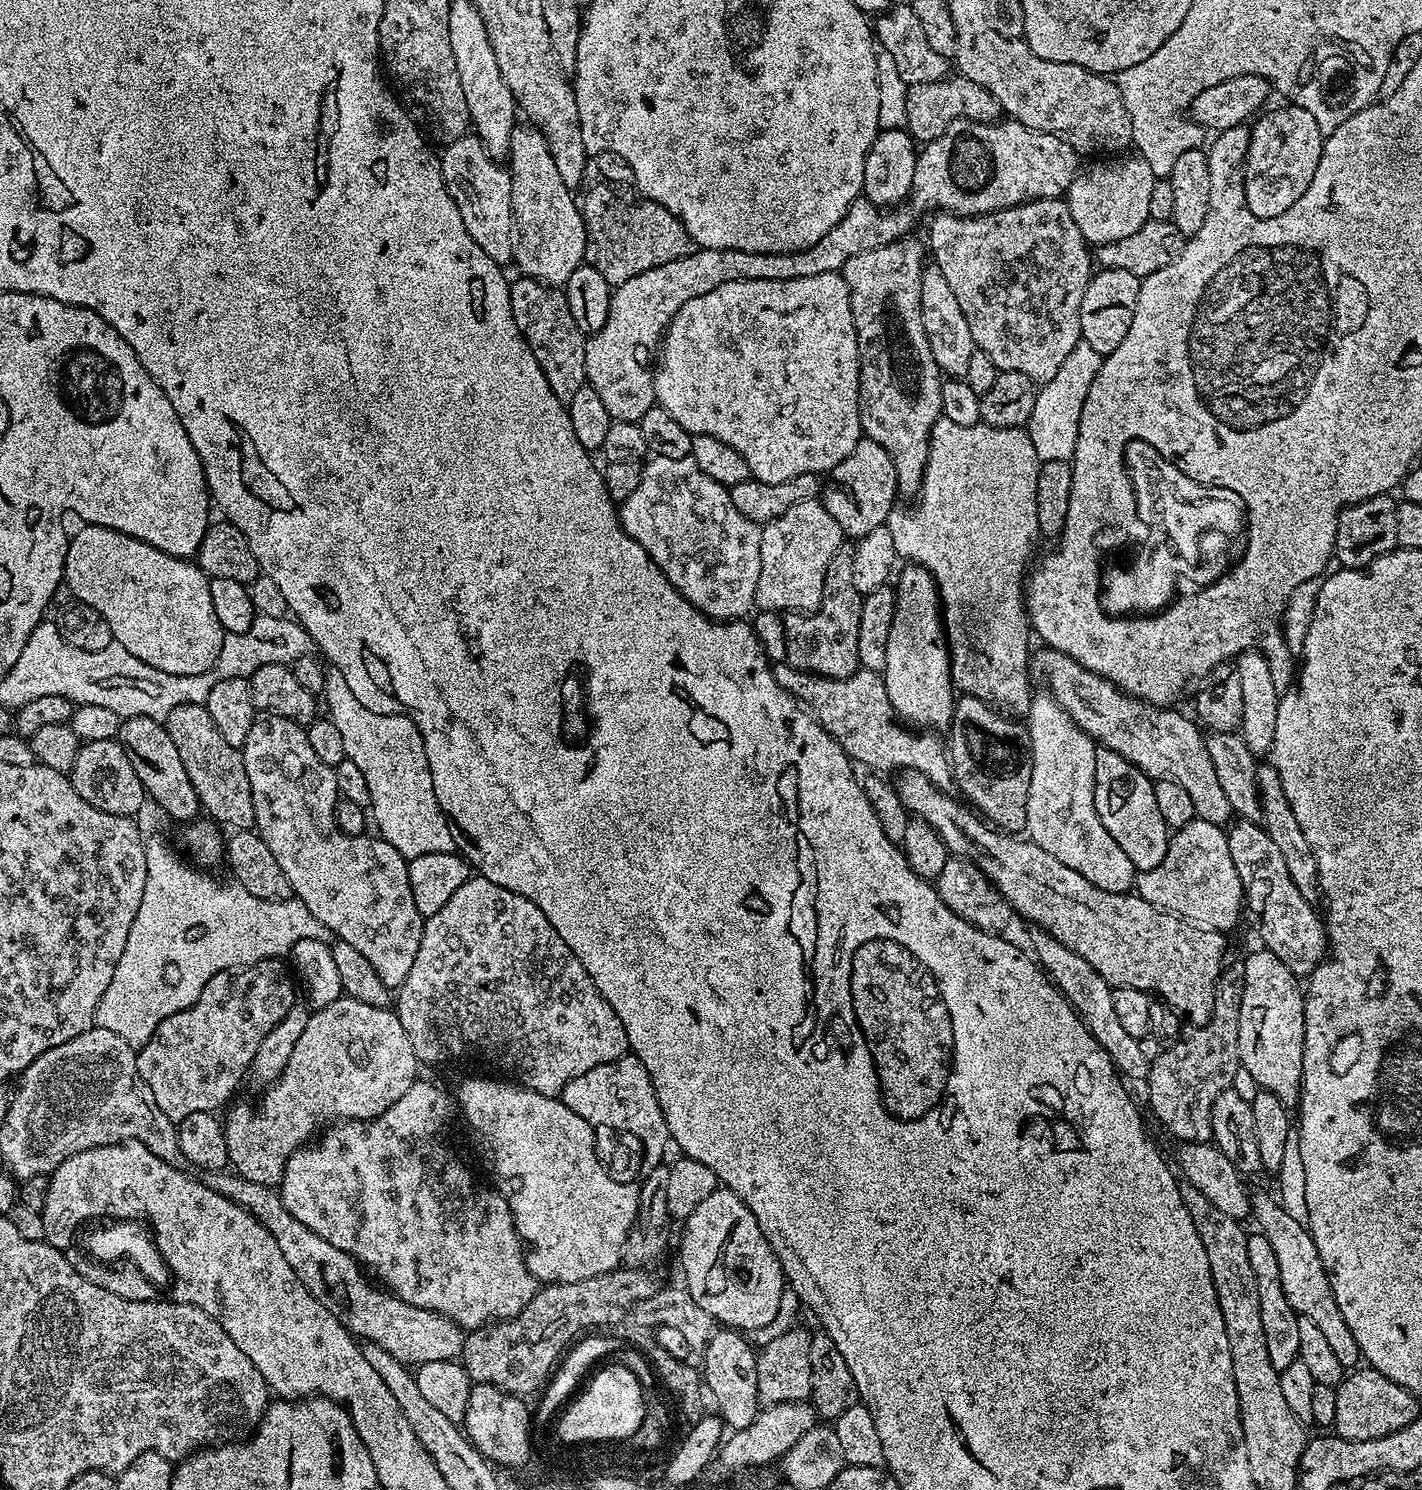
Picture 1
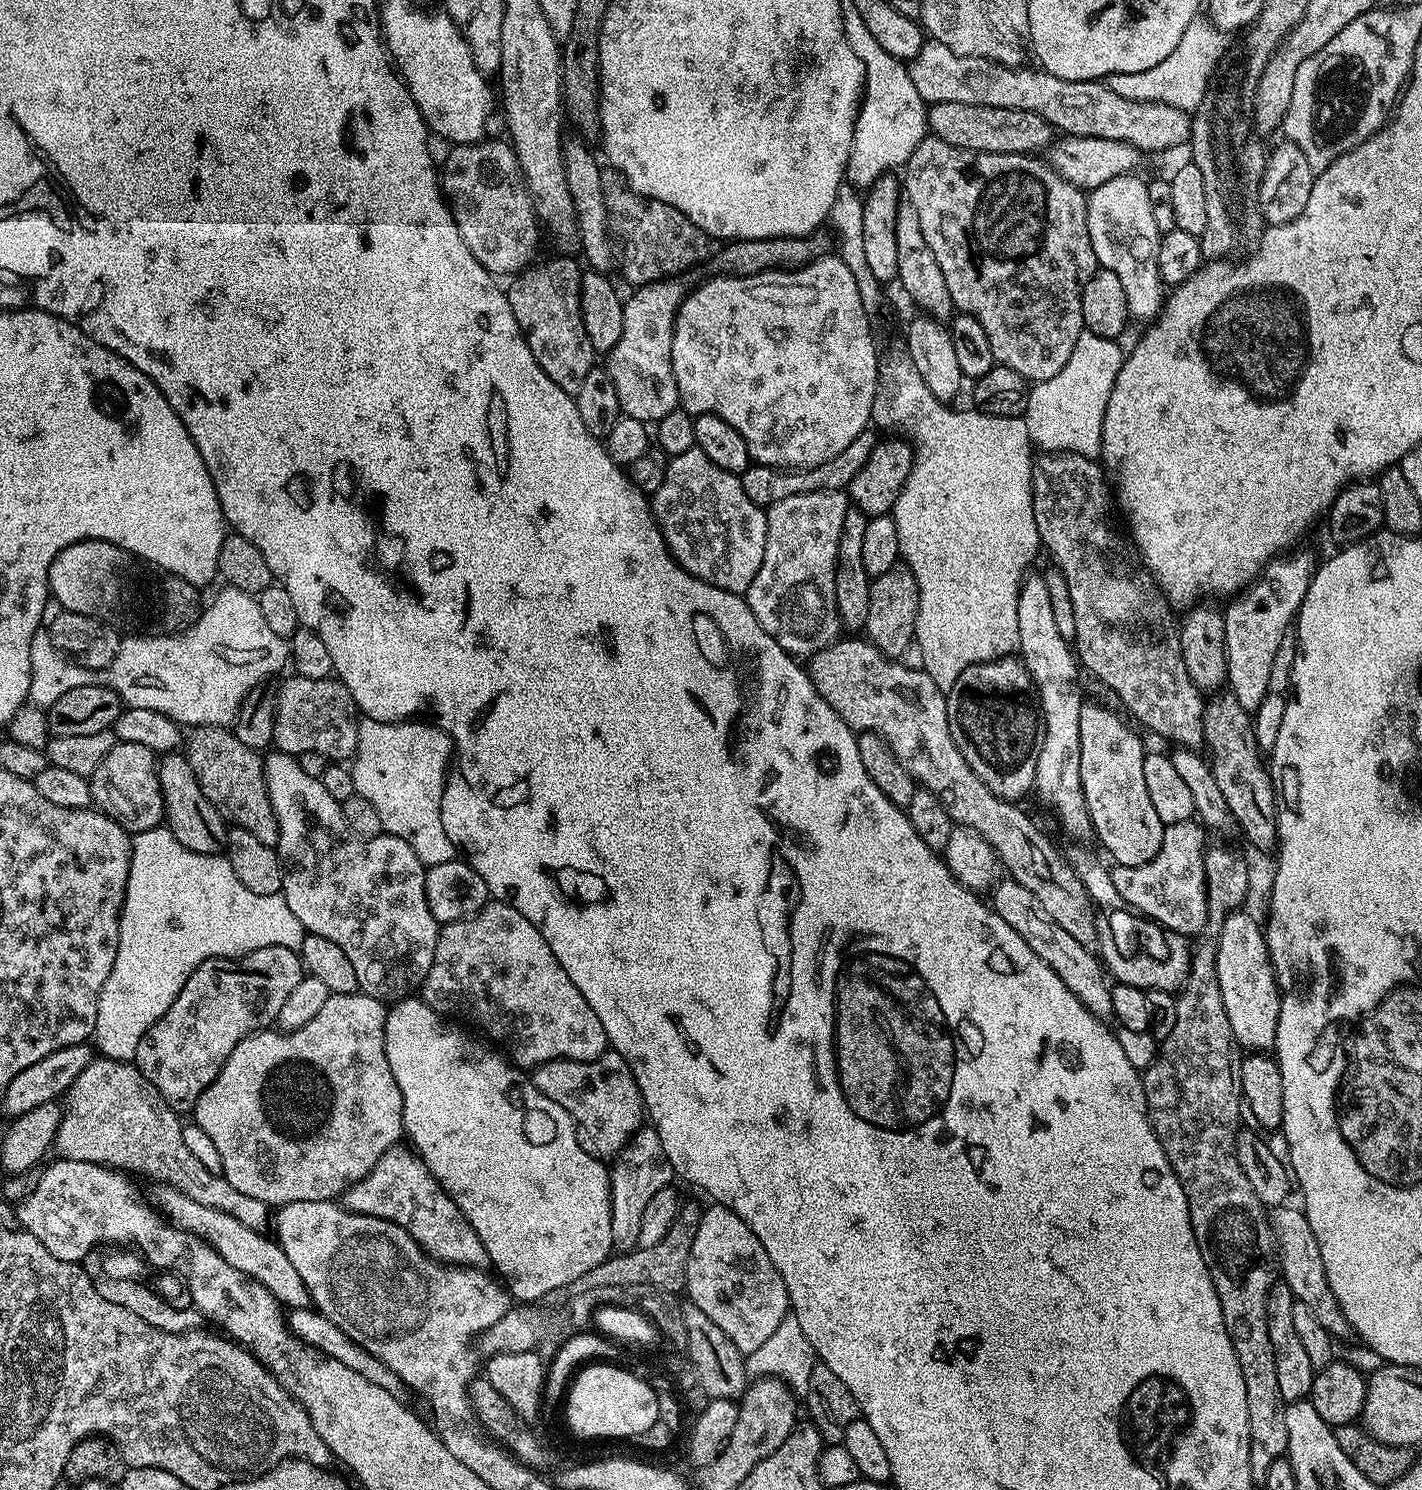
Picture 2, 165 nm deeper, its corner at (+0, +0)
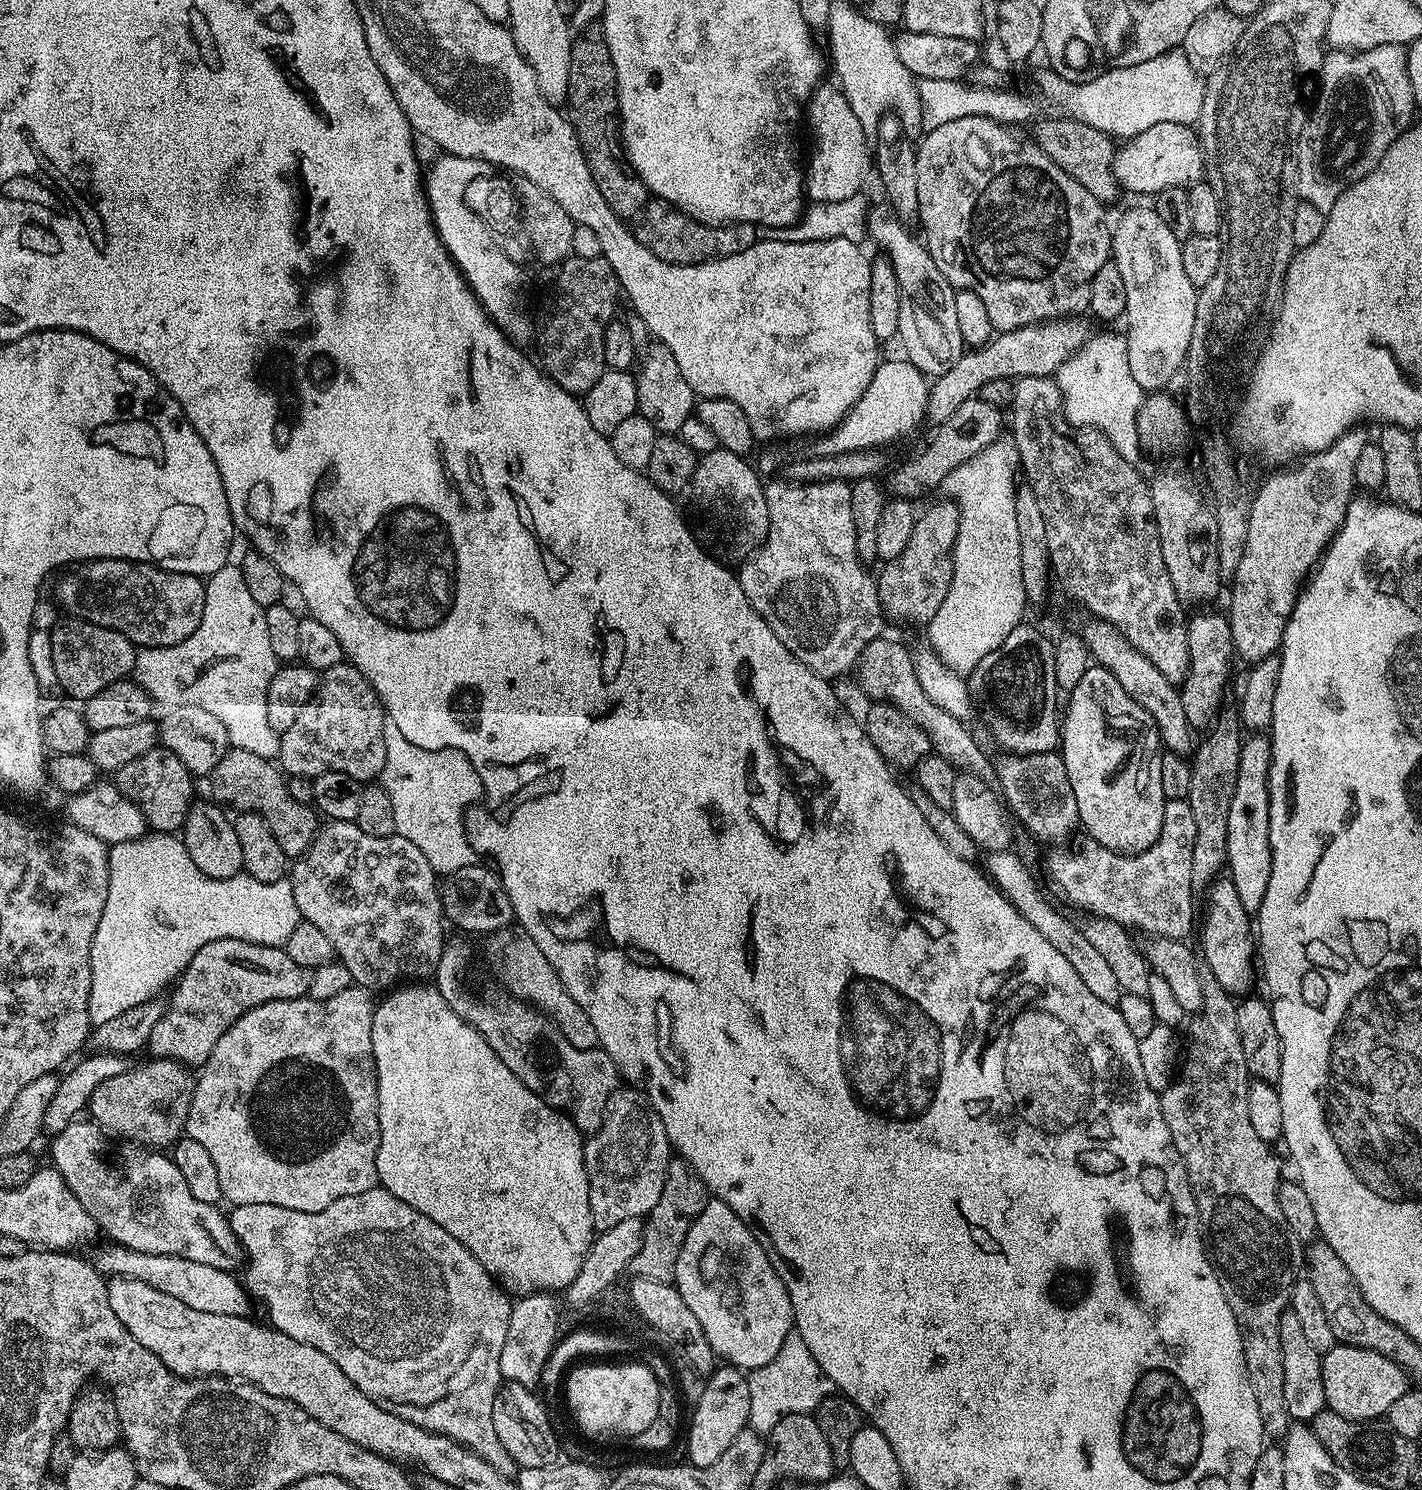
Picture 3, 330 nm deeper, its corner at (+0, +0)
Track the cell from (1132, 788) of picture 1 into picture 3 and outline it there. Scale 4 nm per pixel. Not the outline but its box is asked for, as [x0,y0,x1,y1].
[1058,666,1164,856]

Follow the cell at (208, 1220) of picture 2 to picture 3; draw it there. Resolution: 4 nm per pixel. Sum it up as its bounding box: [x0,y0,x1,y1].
[50,1118,243,1271]

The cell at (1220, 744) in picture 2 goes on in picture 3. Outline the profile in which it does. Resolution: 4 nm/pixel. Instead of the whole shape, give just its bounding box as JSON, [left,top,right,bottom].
[1179,610,1234,730]

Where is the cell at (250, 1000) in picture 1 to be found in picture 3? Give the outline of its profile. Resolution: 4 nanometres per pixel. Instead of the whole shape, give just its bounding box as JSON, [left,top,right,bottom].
[147,938,311,1066]

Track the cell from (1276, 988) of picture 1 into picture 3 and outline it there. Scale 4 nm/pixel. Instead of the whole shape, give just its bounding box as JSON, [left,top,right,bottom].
[1200,878,1254,994]

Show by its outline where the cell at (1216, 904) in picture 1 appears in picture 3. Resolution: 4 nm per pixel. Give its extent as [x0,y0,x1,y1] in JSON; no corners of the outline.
[1048,799,1194,940]

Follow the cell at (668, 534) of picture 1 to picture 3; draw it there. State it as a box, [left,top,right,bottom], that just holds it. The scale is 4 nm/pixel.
[690,446,770,562]

